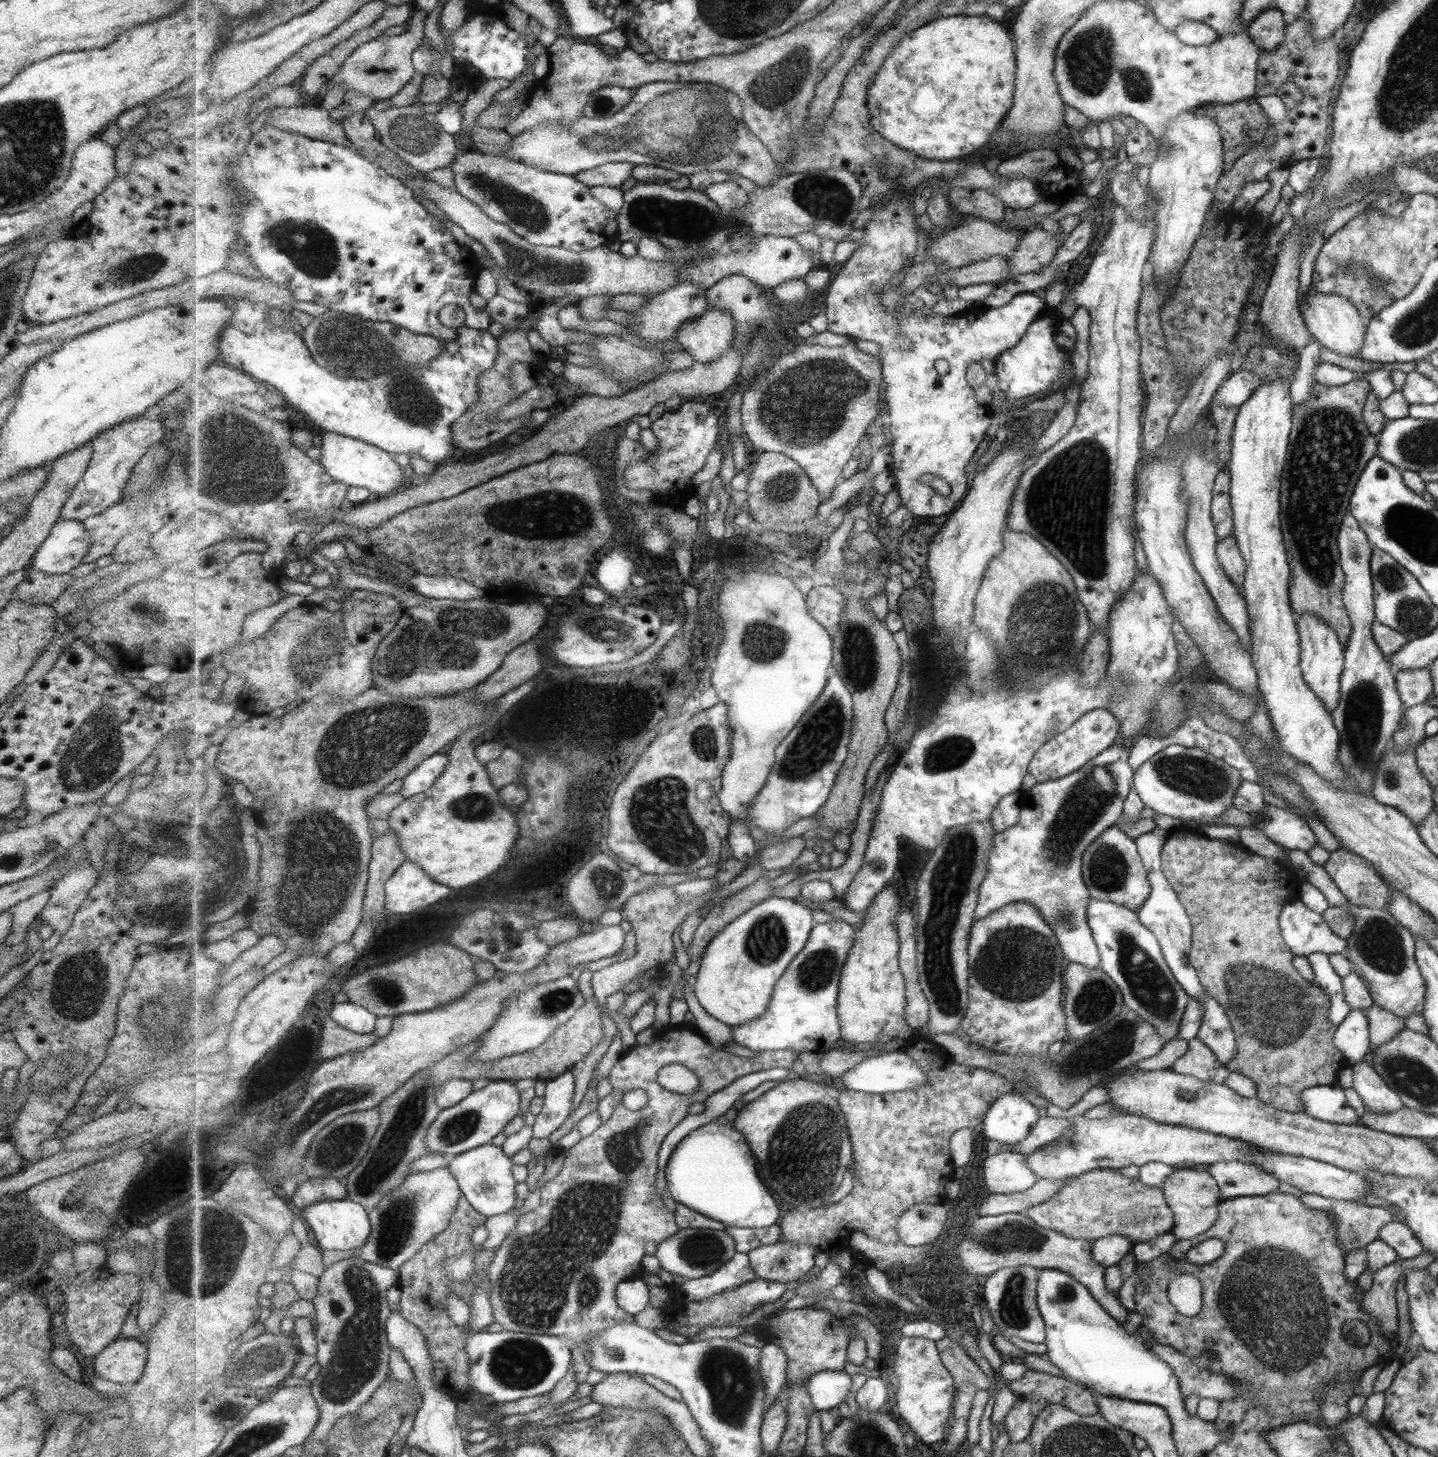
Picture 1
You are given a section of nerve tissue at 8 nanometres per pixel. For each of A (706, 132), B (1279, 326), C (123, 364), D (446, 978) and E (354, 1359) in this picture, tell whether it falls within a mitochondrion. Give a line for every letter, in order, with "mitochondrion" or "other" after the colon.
A: mitochondrion
B: other
C: other
D: other
E: mitochondrion

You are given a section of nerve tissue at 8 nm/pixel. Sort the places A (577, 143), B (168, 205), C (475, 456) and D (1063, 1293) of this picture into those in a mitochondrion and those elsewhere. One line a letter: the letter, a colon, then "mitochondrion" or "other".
A: mitochondrion
B: other
C: other
D: mitochondrion

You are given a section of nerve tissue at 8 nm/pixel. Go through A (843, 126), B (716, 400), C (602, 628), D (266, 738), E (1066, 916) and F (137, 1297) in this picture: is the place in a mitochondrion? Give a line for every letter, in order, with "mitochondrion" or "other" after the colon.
A: other
B: other
C: mitochondrion
D: other
E: mitochondrion
F: other

